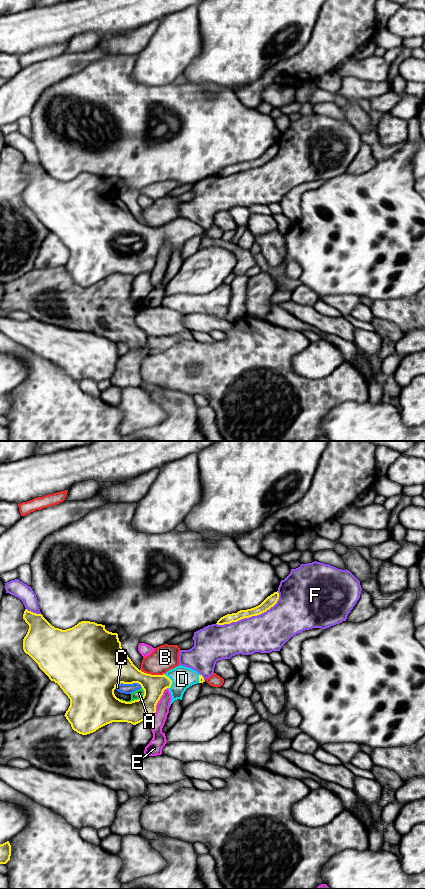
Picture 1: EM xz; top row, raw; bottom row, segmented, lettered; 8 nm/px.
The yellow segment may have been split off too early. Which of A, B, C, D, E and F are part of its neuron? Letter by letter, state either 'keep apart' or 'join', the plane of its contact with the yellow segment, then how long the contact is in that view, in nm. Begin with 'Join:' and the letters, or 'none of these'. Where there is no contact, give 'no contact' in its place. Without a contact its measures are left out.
Join: A, C, D
A: join; contact in xz; length 220 nm
B: keep apart; contact in xz; length 200 nm
C: join; contact in xz; length 220 nm
D: join; contact in xz; length 130 nm
E: keep apart; contact in xz; length 320 nm
F: keep apart; contact in xz; length 550 nm

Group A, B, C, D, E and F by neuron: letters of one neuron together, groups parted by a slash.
A C D / B / E / F

